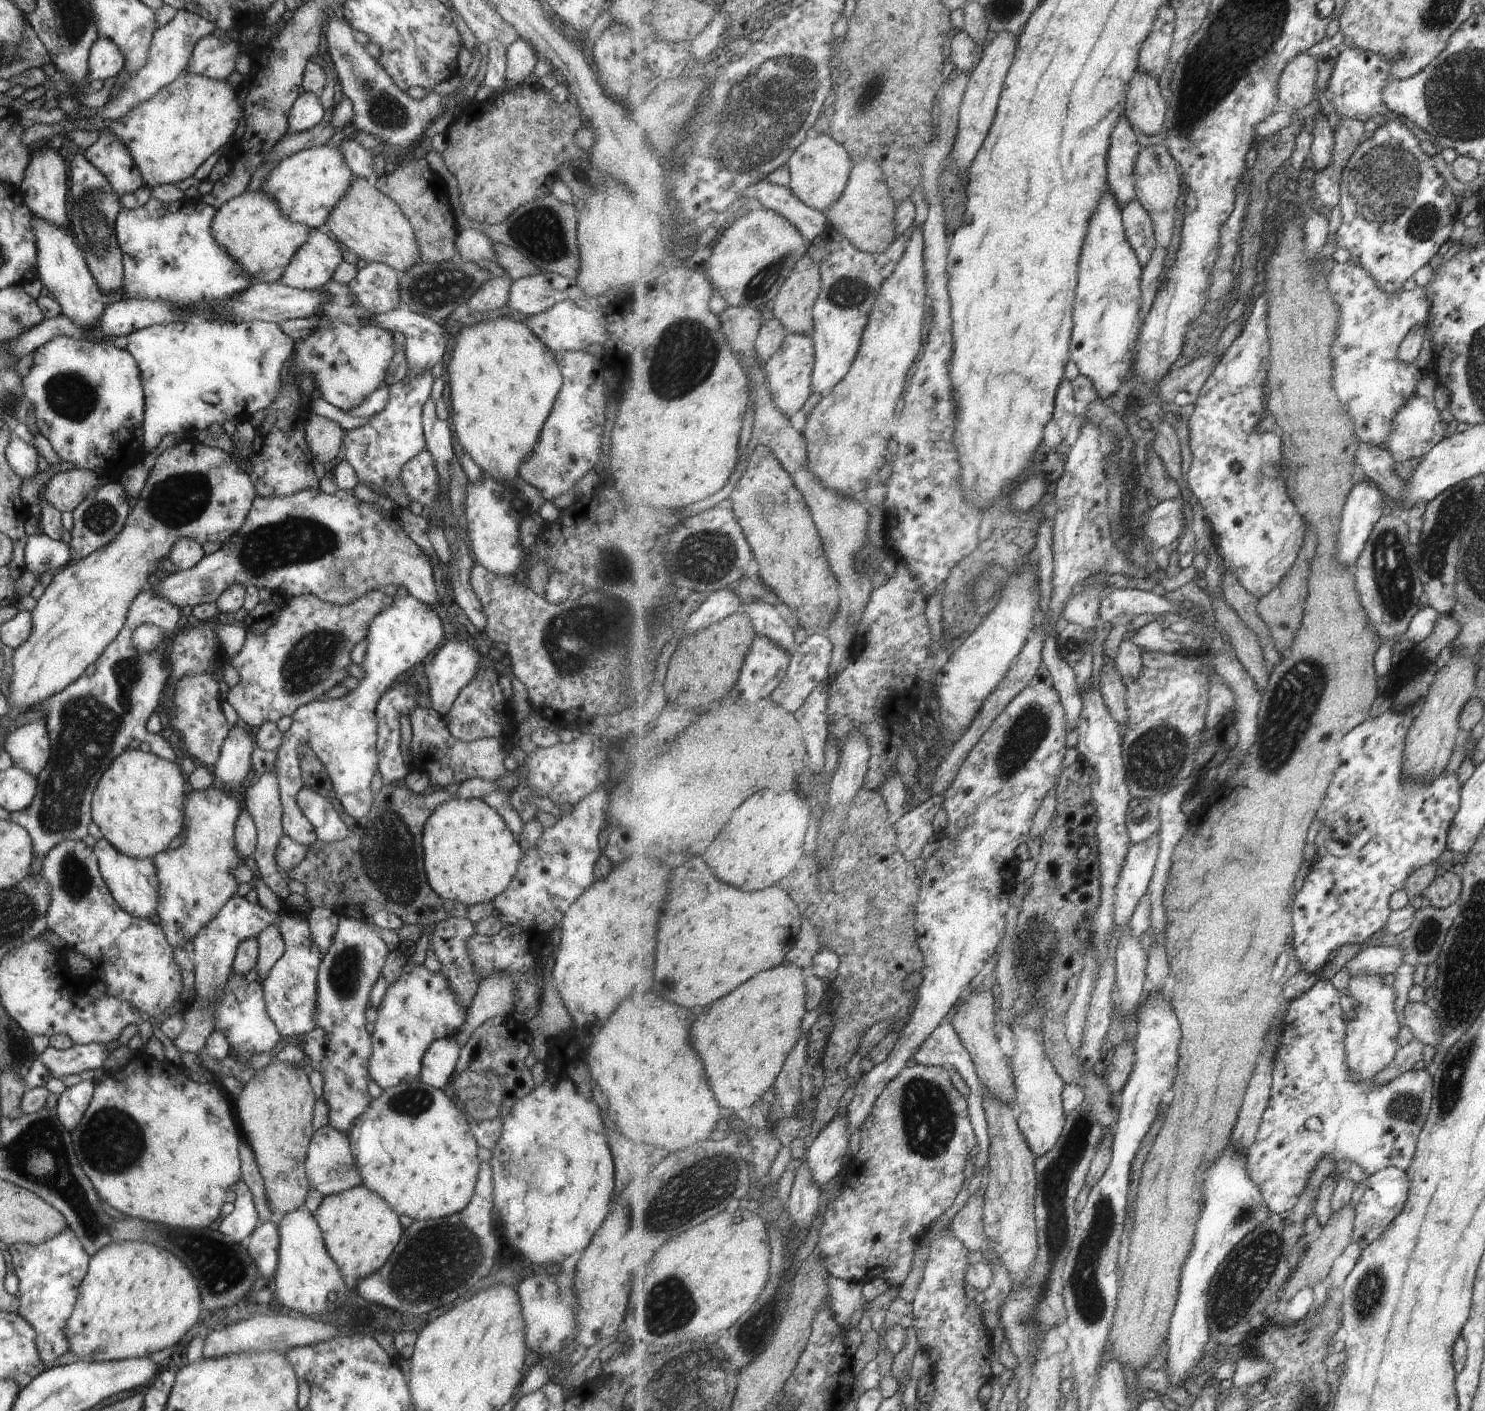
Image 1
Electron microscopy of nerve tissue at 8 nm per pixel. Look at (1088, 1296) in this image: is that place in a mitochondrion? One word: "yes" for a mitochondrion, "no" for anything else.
yes

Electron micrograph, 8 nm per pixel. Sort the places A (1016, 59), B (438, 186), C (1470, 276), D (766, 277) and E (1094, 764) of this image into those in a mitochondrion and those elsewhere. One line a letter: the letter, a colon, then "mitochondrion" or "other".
A: other
B: other
C: other
D: mitochondrion
E: other

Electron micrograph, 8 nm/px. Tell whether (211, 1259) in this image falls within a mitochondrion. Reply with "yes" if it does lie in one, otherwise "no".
yes

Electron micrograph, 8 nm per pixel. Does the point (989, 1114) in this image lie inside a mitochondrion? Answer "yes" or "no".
no

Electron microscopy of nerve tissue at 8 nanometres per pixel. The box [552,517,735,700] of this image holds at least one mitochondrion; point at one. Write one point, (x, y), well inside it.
(613, 569)

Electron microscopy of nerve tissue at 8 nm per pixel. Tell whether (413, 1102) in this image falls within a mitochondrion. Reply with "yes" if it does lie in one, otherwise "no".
yes

